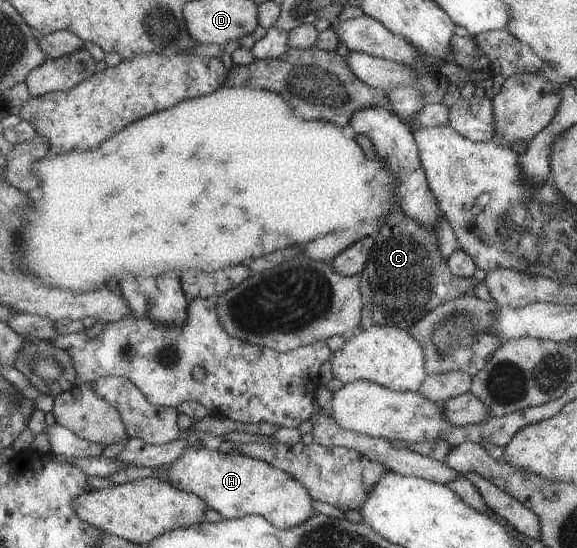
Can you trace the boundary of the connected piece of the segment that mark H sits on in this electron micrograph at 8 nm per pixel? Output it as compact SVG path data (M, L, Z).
M197 434L186 436L188 447L170 469L166 471L170 484L176 489L201 497L212 509L226 519L241 518L256 514L267 518L280 529L293 528L312 517L314 500L308 489L284 470L268 462L205 448Z

